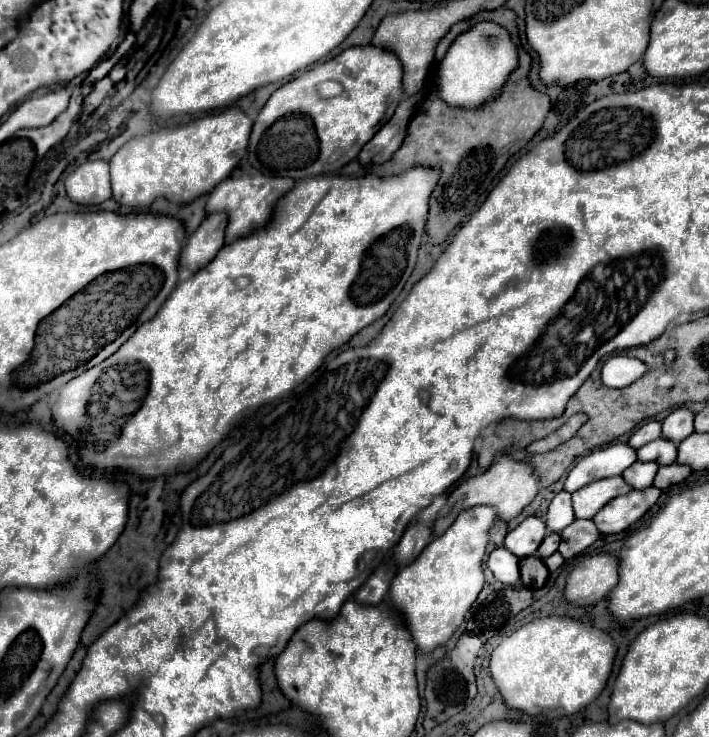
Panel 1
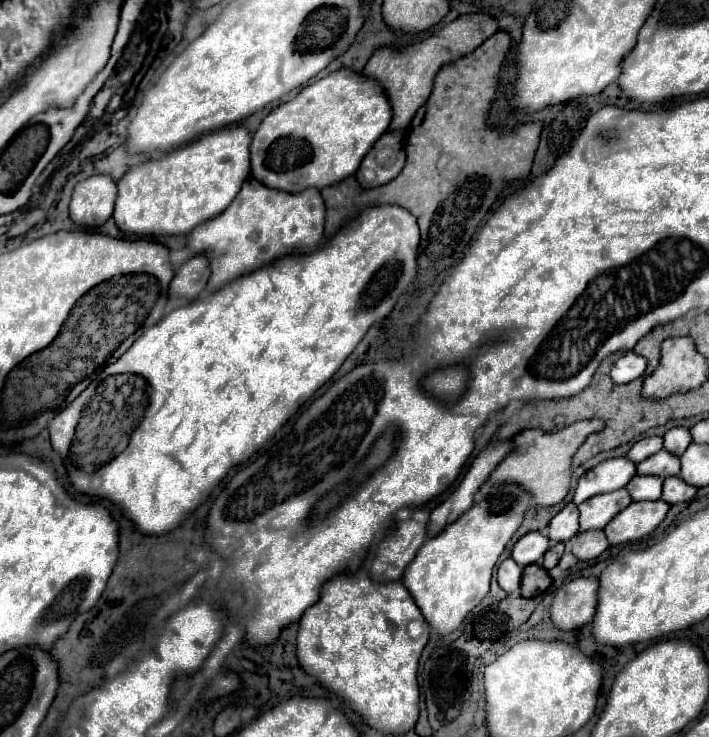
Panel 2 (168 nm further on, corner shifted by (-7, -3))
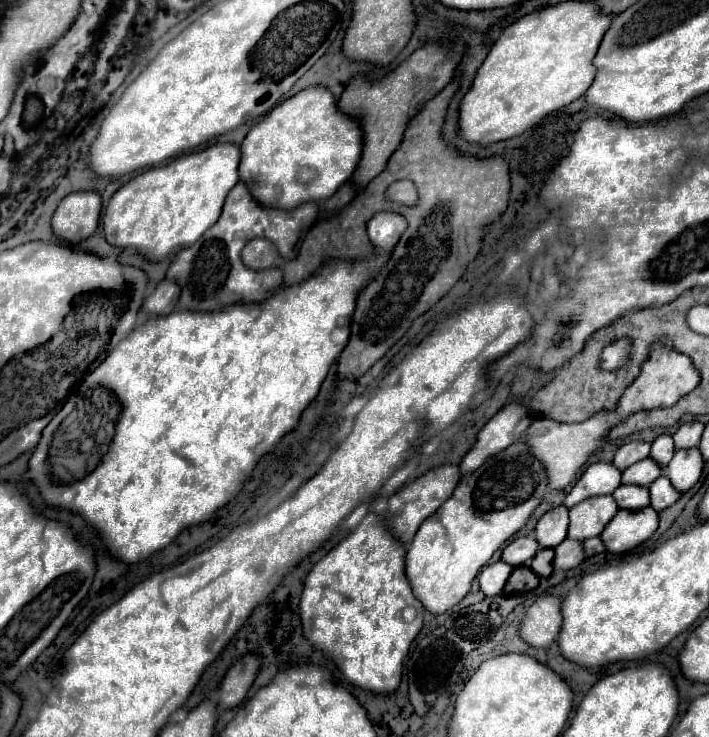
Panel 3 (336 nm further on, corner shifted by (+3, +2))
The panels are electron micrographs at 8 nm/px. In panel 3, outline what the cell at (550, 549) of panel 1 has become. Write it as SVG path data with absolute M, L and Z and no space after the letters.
M540 549L530 563L530 569L538 577L550 577L552 575L552 559L554 559L554 549Z

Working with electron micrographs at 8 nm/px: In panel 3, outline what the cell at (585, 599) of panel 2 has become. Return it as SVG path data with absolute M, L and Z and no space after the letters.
M540 595L524 613L518 635L534 649L546 649L556 641L560 631L560 603L562 597Z

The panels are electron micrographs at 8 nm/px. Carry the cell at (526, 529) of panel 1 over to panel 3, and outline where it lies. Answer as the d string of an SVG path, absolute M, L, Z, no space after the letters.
M526 535L526 537L518 537L514 539L510 545L504 547L502 551L502 561L512 565L512 567L520 567L524 563L528 563L538 551L538 543L532 535Z

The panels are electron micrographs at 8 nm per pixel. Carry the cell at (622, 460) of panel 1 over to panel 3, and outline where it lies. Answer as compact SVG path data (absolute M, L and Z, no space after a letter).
M604 461L592 463L576 481L572 491L566 495L564 505L572 509L572 505L578 505L588 497L612 495L618 485L620 485L620 471L612 463L604 463Z

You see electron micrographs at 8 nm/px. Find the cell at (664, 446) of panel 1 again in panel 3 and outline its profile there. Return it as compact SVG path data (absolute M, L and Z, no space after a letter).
M648 457L644 461L630 465L626 471L622 471L622 485L644 485L644 487L648 487L660 475L662 475L662 467L654 459Z

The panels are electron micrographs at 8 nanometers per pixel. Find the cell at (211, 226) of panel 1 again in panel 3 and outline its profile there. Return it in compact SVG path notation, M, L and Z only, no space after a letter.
M164 279L156 287L156 291L142 303L142 311L144 313L148 311L148 315L156 315L156 317L168 315L174 311L178 297L180 297L180 287L176 287L176 281Z

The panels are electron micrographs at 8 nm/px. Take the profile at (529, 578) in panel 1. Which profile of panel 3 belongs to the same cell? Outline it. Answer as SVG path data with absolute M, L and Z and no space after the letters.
M516 567L510 575L510 579L506 581L506 587L504 587L504 595L512 595L512 593L528 593L532 589L536 589L540 583L538 575L532 573L530 567Z

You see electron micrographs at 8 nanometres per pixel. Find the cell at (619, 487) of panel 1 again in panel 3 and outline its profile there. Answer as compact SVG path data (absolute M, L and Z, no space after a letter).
M612 495L590 497L580 505L570 509L570 529L568 537L584 541L590 537L598 537L608 521L616 515L618 505Z

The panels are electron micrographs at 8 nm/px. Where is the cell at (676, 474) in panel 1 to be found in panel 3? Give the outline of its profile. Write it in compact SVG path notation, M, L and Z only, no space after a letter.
M660 475L652 485L650 485L650 505L652 509L656 509L658 513L664 511L666 507L670 507L672 503L676 503L680 497L680 493L672 487L670 479Z

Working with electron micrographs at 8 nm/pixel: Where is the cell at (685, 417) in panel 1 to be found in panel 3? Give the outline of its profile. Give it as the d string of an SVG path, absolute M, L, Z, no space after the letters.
M660 435L654 443L652 443L652 453L650 457L664 469L668 465L668 461L674 455L674 441L670 435Z

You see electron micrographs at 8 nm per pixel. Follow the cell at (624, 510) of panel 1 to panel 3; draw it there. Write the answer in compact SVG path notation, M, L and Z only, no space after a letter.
M652 507L638 511L620 509L600 535L610 553L626 553L648 541L658 529L658 513Z

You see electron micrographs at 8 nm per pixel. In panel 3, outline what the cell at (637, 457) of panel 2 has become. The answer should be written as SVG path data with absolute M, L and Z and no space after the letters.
M632 441L632 443L626 443L622 445L616 455L614 455L614 465L624 471L628 465L636 463L636 461L642 461L650 455L650 443L644 443L644 441Z

